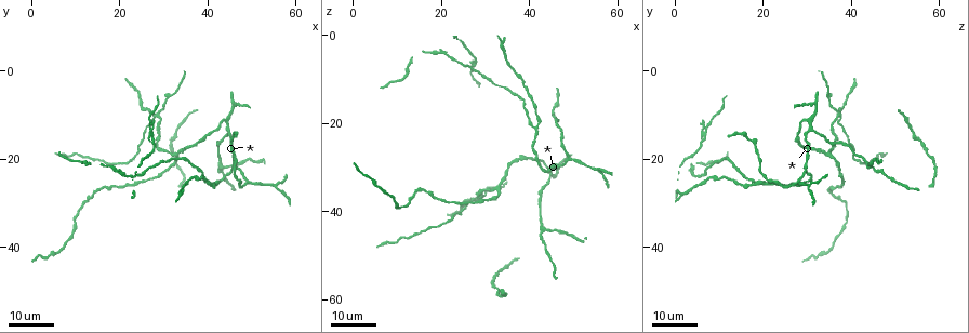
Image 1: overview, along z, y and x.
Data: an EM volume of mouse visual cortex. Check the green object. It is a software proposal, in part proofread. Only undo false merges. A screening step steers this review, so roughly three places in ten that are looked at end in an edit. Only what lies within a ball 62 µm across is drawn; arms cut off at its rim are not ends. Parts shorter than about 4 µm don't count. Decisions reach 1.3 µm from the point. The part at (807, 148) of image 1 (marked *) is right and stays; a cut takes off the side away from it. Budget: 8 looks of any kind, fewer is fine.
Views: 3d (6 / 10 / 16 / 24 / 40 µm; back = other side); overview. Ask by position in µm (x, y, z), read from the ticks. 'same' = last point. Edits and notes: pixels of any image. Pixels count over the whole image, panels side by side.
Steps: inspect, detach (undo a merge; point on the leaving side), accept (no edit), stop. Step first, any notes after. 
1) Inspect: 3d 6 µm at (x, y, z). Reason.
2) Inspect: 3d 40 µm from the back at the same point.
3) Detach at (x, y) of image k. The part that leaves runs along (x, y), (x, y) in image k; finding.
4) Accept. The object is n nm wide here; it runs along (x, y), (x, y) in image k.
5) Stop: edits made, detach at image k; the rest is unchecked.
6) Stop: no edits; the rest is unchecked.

Inspect: 3d 24 µm at (43.0, 22.0, 44.5). Arms part here.

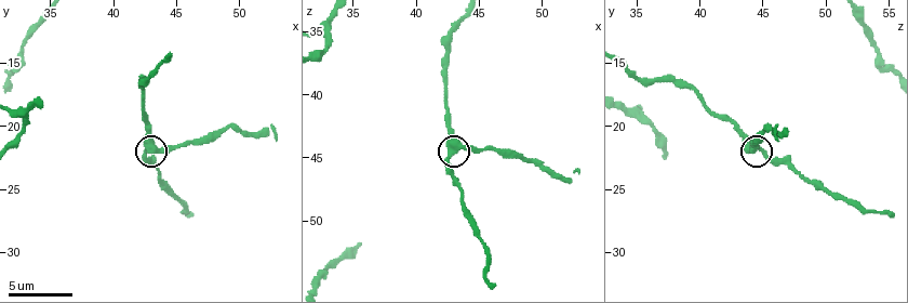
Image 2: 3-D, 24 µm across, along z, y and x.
Inspect: 3d 10 µm at (43.0, 21.8, 44.4).

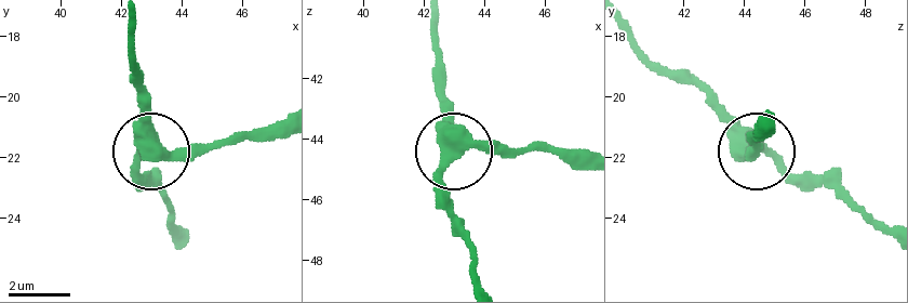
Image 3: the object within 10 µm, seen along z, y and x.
Inspect: 3d 10 µm from the back at (43.2, 21.7, 44.4).

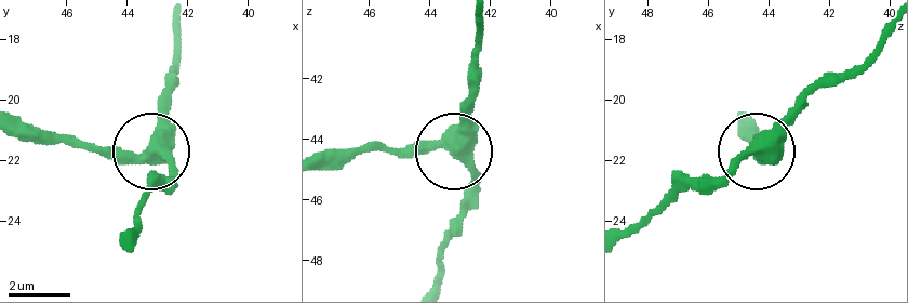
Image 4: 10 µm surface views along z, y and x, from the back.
Accept. The object is 400 nm wide here; it runs along (172, 21), (172, 99), (157, 145), (95, 153), (43, 145) in image 4; all the same neuron.

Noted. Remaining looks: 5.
Inspect: 3d 24 µm at (44.5, 11.0, 30.5).

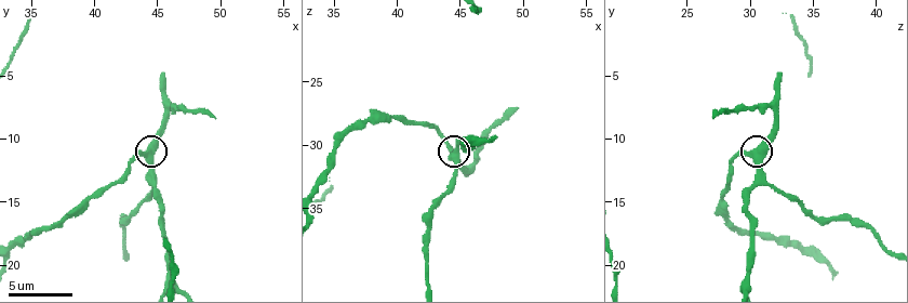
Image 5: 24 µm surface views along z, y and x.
Inspect: 3d 10 µm at (44.6, 11.0, 30.4).

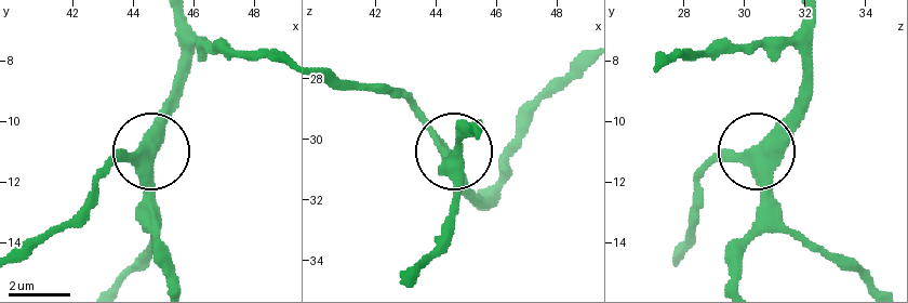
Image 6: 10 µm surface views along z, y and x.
Accept. The object is 390 nm wide here; it runs along (172, 284), (172, 260), (149, 206), (149, 135), (177, 100) in image 6; continuous, no second neuron.

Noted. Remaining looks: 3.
Inspect: 3d 24 µm at (41.5, 26.0, 20.5). Three-way junction.

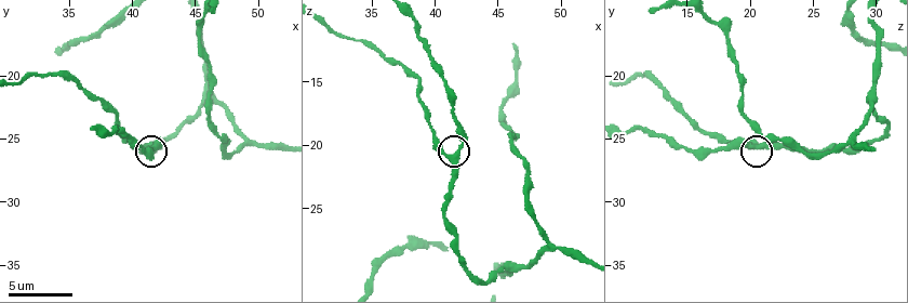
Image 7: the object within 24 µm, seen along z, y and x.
Inspect: 3d 10 µm at (41.4, 25.6, 21.0).

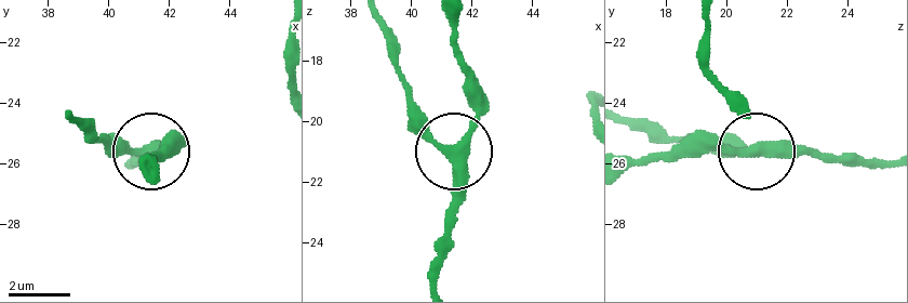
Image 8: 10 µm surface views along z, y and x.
Accept. The side arm is 27 µm long; 3 arms meet here; continuous, no second neuron.

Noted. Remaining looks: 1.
Stop: no edits; the rest is unchecked.

